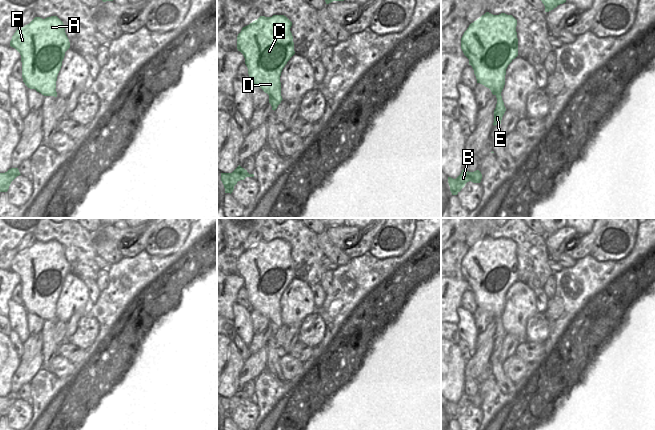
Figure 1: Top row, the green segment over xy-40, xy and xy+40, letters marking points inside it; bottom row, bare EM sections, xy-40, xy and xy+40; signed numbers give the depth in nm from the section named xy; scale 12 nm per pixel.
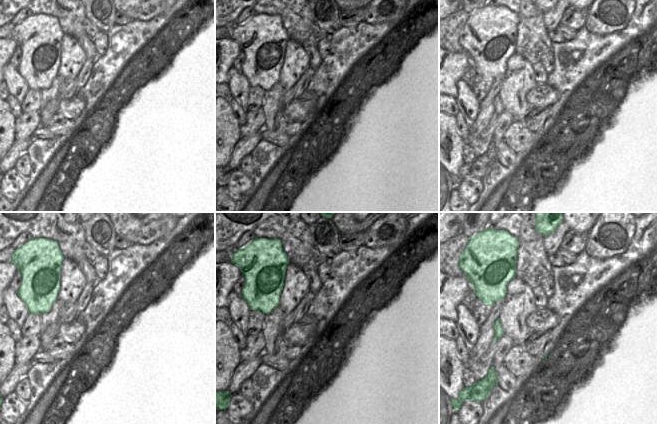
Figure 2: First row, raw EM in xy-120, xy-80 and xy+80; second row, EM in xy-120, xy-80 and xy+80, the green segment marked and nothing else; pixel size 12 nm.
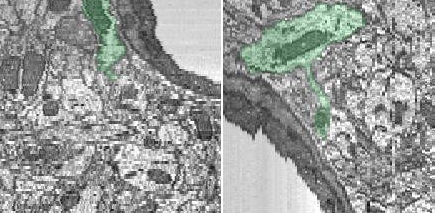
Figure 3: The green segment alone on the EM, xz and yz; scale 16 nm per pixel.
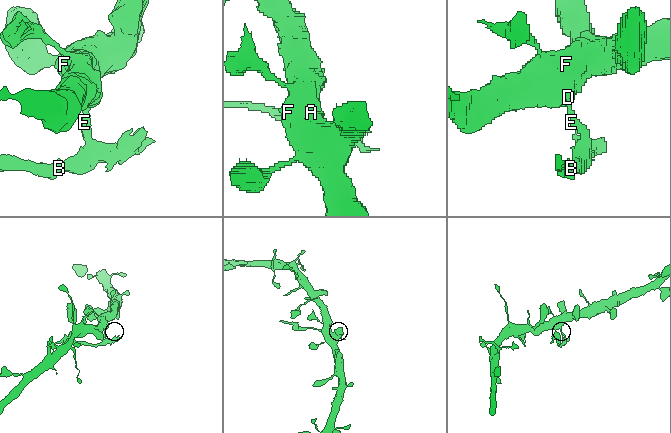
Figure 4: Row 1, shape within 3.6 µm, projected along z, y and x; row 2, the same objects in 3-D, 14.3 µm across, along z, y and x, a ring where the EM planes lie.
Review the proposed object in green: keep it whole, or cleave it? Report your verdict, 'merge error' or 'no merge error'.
merge error

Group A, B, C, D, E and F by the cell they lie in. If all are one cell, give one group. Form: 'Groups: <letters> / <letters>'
Groups: A C D F / B E.

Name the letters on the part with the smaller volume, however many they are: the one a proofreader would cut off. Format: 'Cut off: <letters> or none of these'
Cut off: B, E

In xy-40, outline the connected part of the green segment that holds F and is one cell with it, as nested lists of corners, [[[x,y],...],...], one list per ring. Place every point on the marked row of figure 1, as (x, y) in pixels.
[[[57,16],[45,19],[35,17],[29,24],[16,30],[10,46],[21,55],[22,78],[25,85],[44,96],[53,96],[65,52],[70,48],[63,22]]]

